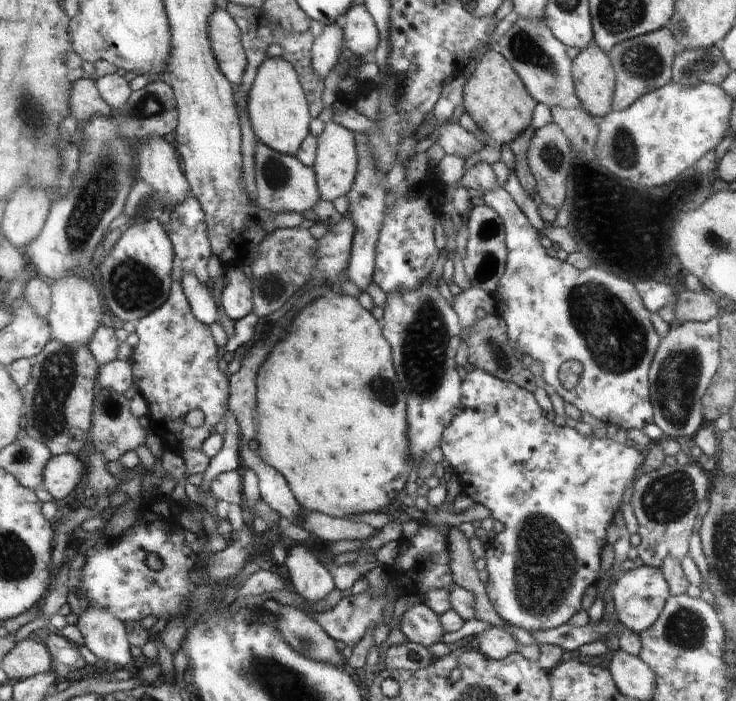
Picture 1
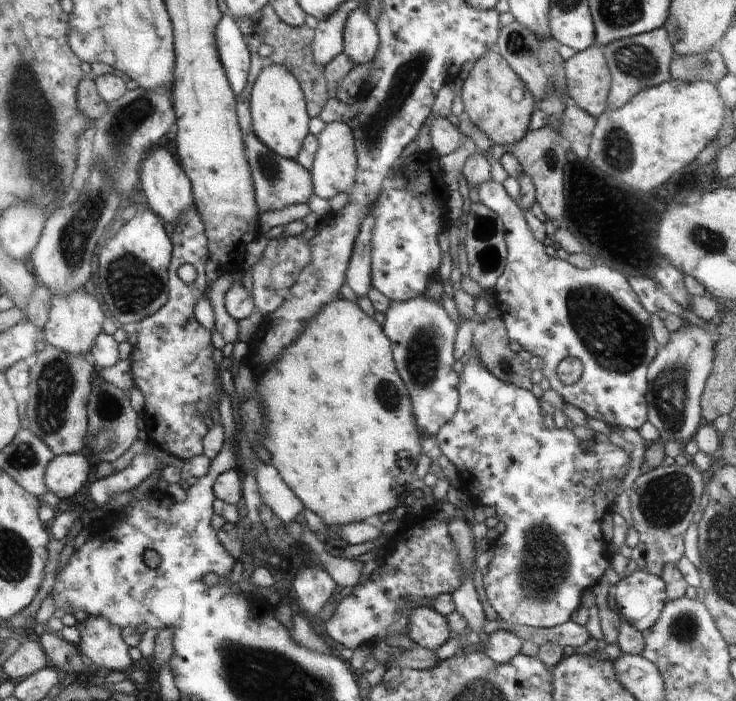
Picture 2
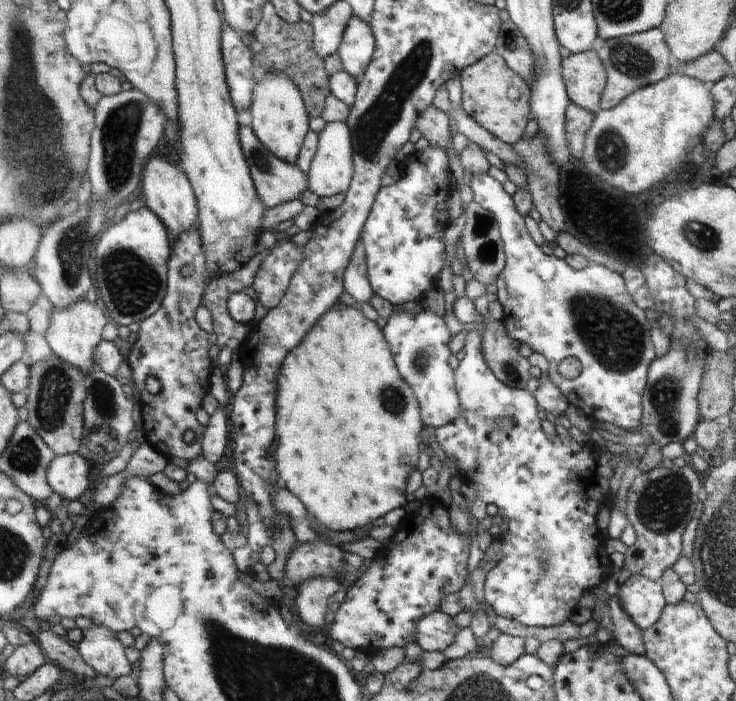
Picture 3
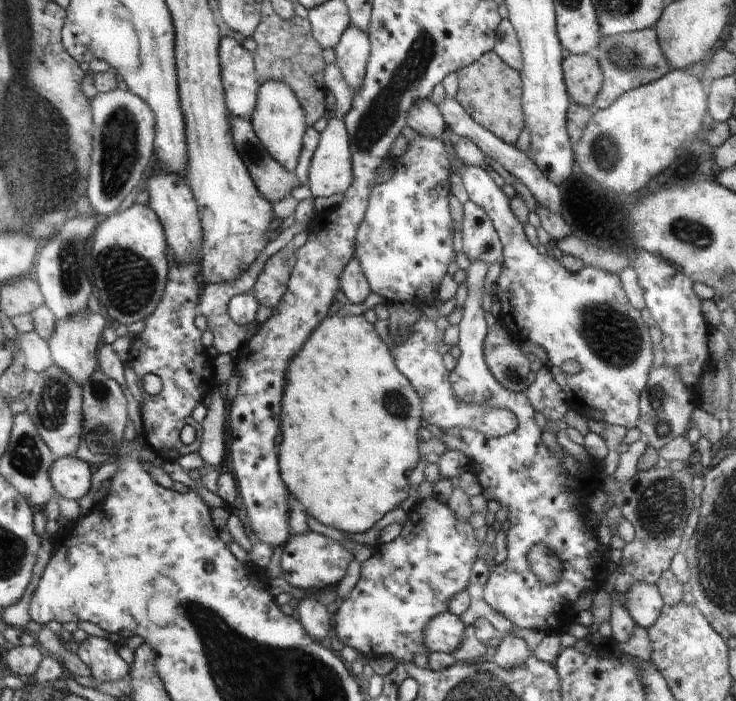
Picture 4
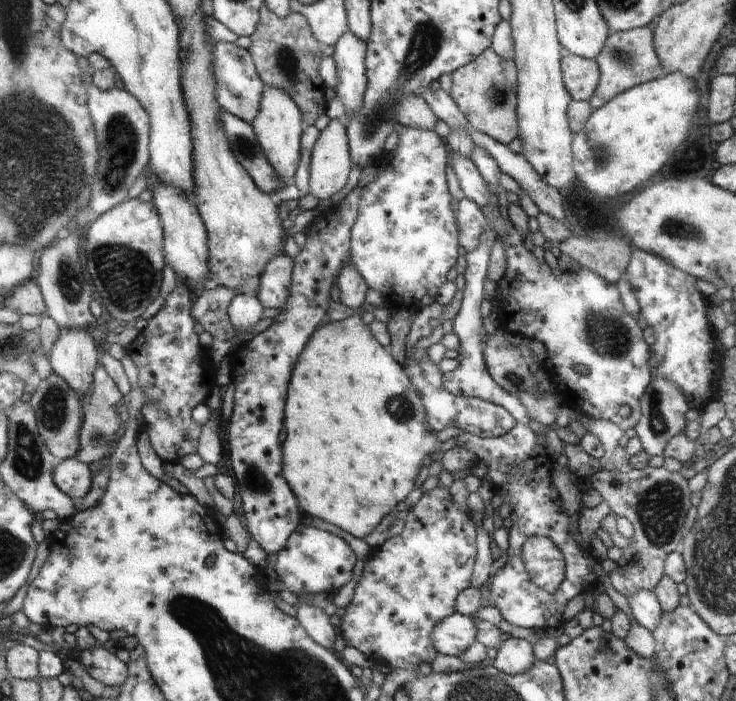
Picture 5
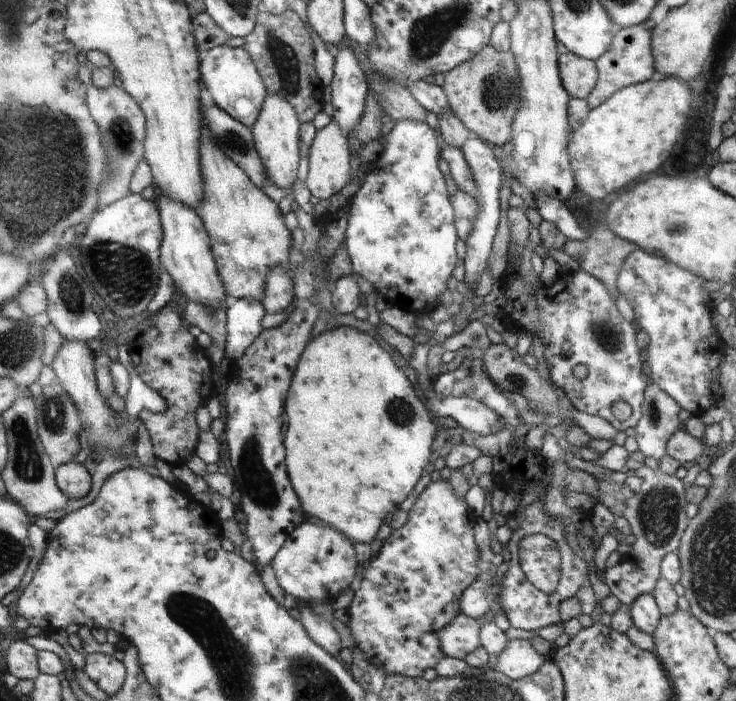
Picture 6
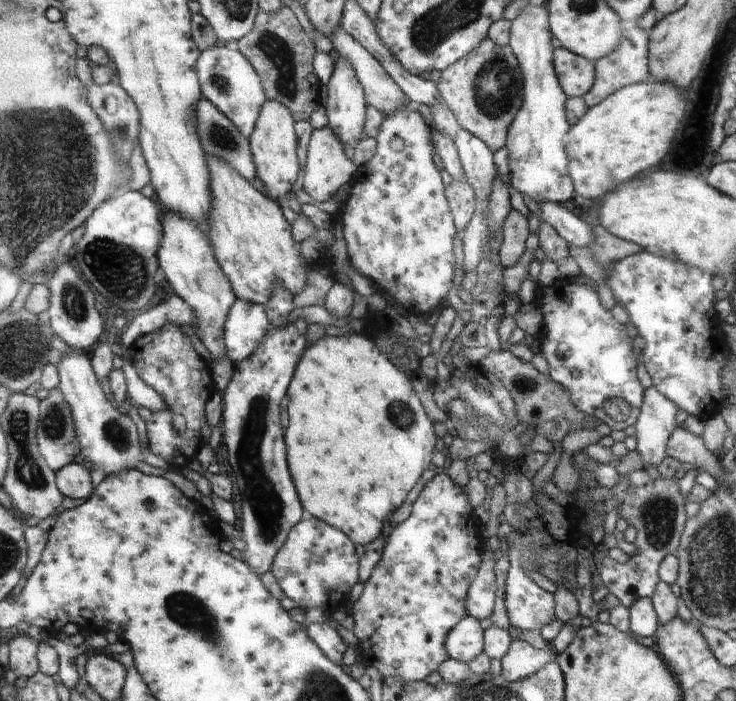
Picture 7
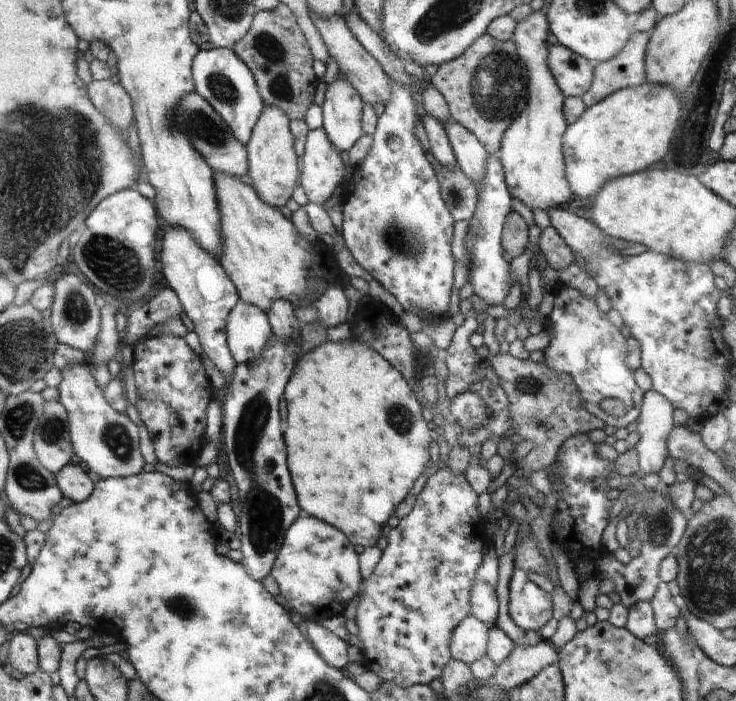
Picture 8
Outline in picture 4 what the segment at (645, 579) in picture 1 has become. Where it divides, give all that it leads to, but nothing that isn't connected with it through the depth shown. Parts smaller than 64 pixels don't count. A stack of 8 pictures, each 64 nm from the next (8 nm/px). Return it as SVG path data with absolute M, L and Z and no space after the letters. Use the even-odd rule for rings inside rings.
M636 582L624 593L626 610L638 627L648 630L664 611L664 596L655 584Z

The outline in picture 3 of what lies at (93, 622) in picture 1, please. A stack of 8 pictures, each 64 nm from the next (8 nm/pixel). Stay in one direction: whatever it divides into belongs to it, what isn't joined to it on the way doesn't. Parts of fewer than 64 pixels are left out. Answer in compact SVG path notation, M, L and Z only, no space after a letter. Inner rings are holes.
M96 625L83 631L84 637L82 641L77 644L81 653L84 655L86 662L91 664L95 670L96 675L104 675L110 677L123 677L132 674L132 663L126 656L126 645L118 636L119 633L108 628L106 625Z

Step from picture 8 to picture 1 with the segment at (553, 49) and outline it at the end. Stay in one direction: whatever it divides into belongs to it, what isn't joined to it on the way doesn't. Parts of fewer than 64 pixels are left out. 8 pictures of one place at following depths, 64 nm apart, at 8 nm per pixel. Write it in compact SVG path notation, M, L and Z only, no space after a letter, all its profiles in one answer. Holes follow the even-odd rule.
M591 44L573 60L573 79L582 109L598 121L613 111L613 97L618 87L612 60L600 47Z

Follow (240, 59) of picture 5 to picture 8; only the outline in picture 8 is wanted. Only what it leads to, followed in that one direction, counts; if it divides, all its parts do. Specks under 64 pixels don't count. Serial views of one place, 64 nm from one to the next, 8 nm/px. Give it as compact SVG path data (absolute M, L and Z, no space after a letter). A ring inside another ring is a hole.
M213 47L201 50L194 63L198 92L214 106L222 118L230 125L236 137L247 144L251 140L253 129L265 110L265 101L258 90L256 75L242 60L234 48Z

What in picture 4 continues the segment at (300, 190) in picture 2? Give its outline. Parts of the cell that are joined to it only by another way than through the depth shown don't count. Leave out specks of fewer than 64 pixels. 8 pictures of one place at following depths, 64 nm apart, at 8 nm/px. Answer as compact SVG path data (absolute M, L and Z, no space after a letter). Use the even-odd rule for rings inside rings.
M242 118L234 119L234 134L238 145L238 150L244 158L246 166L248 166L249 173L257 179L257 185L261 191L262 196L269 198L270 201L278 202L289 196L290 192L302 184L297 182L297 174L294 171L289 171L284 168L278 161L270 156L269 151L258 137L251 120L242 120Z

